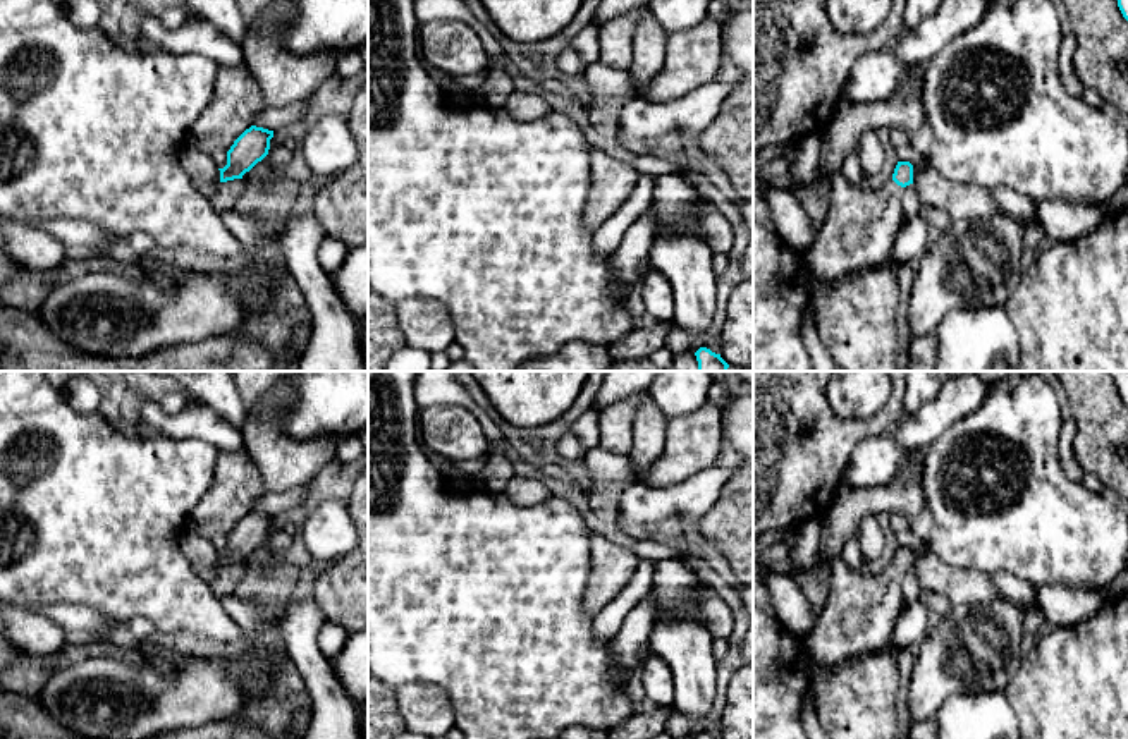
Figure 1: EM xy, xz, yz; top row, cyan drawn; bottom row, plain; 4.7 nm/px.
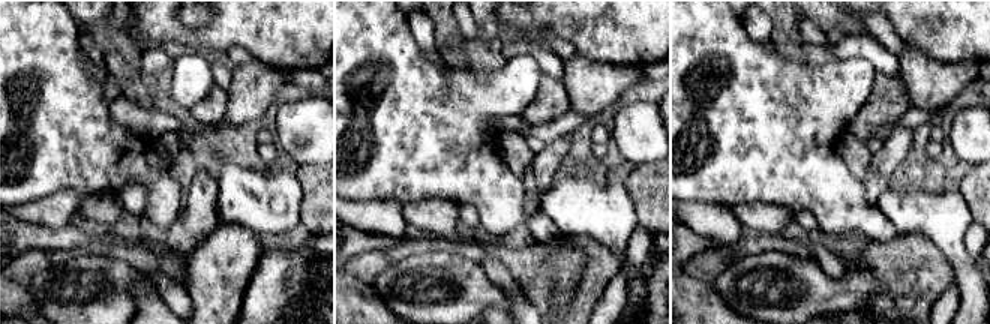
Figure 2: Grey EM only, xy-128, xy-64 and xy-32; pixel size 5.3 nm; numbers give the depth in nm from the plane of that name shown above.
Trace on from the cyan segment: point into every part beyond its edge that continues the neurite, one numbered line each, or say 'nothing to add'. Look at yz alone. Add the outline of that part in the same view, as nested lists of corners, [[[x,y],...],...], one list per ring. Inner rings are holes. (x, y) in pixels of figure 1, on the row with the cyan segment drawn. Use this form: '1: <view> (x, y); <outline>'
1: yz (858, 232); [[[839,170],[831,182],[827,217],[806,256],[812,277],[834,285],[849,275],[891,261],[894,237],[903,225],[903,192],[904,187],[898,186],[892,179],[880,189],[870,189],[848,182]]]

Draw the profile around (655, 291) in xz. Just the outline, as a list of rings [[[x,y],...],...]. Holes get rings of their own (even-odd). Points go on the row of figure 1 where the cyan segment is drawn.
[[[655,268],[640,278],[641,299],[653,318],[659,321],[672,321],[674,292],[669,280]]]

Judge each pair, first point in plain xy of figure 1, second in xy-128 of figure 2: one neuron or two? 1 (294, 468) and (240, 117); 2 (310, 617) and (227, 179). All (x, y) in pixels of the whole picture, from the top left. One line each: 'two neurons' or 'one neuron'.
1: one neuron
2: one neuron

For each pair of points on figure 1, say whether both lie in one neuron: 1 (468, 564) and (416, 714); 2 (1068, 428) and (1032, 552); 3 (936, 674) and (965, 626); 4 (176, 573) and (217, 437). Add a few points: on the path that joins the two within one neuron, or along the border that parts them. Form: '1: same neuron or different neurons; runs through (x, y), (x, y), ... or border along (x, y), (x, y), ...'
1: different neurons; border along (396, 690), (435, 684), (454, 715)
2: different neurons; border along (1061, 420), (1060, 464), (1070, 478), (1080, 483)
3: same neuron; runs through (948, 662), (965, 645), (965, 638)
4: different neurons; border along (176, 437), (200, 437), (219, 451)

